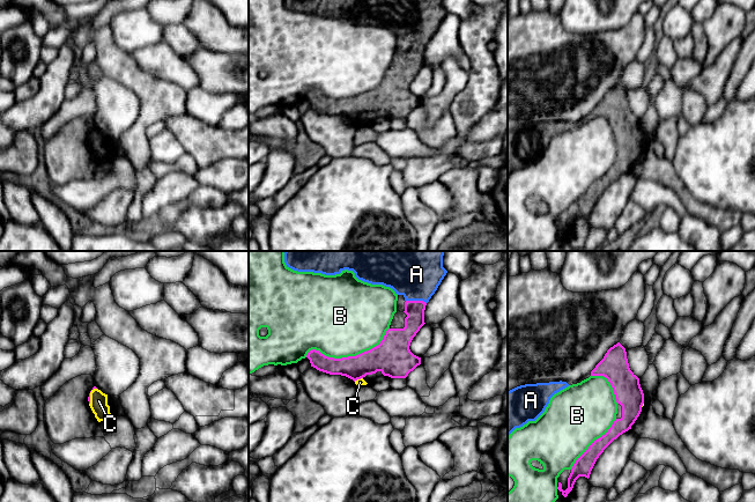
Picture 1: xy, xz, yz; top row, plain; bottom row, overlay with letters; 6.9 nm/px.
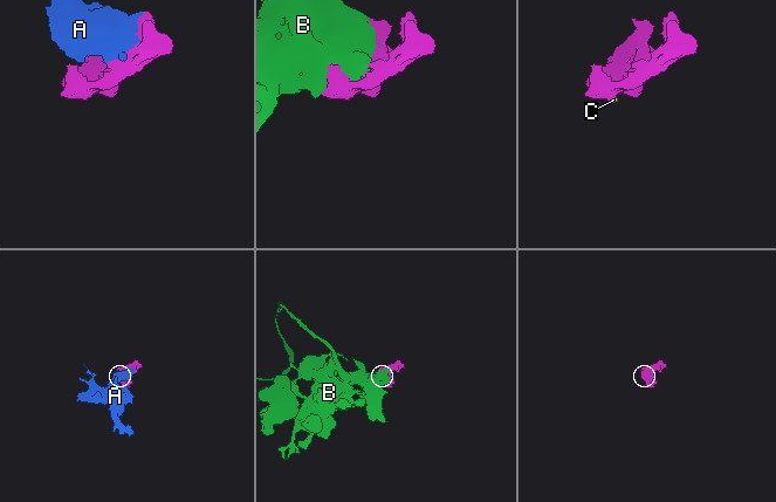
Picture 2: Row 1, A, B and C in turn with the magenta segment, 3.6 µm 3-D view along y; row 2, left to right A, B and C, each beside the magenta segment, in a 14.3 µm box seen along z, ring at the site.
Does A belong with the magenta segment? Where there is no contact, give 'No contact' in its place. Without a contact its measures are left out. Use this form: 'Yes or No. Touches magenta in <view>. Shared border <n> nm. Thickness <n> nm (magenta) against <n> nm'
Yes. Touches magenta in xz. Shared border 150 nm. Thickness 130 nm (magenta) against 280 nm

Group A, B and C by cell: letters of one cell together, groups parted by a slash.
A C / B

